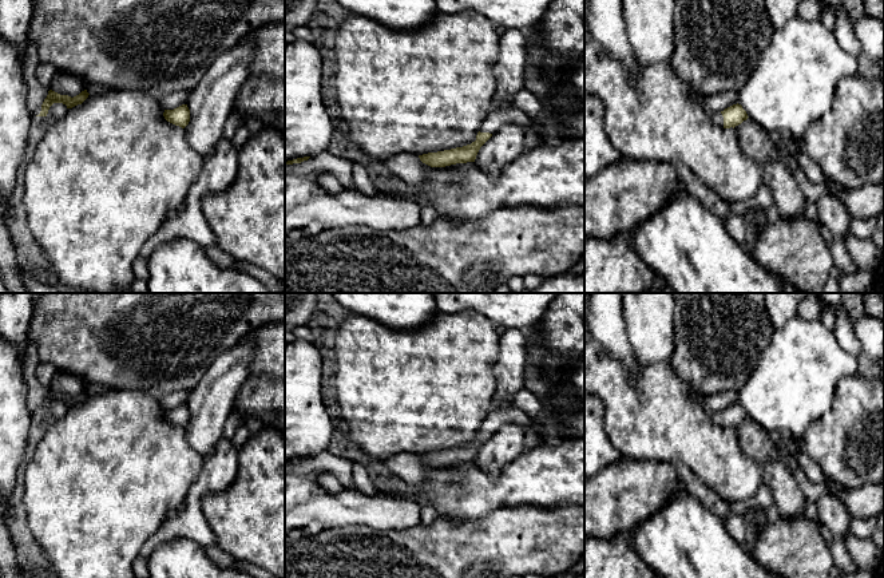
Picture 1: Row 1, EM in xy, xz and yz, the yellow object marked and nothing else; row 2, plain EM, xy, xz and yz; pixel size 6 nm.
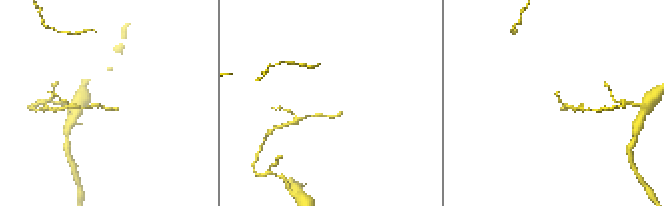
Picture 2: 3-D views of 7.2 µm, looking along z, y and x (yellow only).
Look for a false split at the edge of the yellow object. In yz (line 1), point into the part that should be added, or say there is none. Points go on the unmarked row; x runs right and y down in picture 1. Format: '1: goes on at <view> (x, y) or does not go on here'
1: goes on at yz (717, 416)

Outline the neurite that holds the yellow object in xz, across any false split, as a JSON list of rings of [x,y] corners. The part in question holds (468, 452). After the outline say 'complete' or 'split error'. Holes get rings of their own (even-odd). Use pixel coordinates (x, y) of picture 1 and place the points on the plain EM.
[[[495,408],[481,423],[476,440],[471,444],[451,450],[419,455],[420,460],[431,467],[445,467],[456,463],[475,462],[480,447],[503,425],[515,423],[523,428],[539,425],[548,440],[556,440],[564,432],[584,438],[584,412],[555,415],[543,412],[539,417],[530,417],[519,408]]]; split error

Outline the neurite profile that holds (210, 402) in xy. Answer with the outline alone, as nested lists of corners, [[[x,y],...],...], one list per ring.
[[[241,340],[222,353],[189,392],[186,404],[190,421],[183,429],[187,443],[202,456],[213,454],[223,438],[223,427],[235,397],[251,375],[253,353],[254,345]]]

